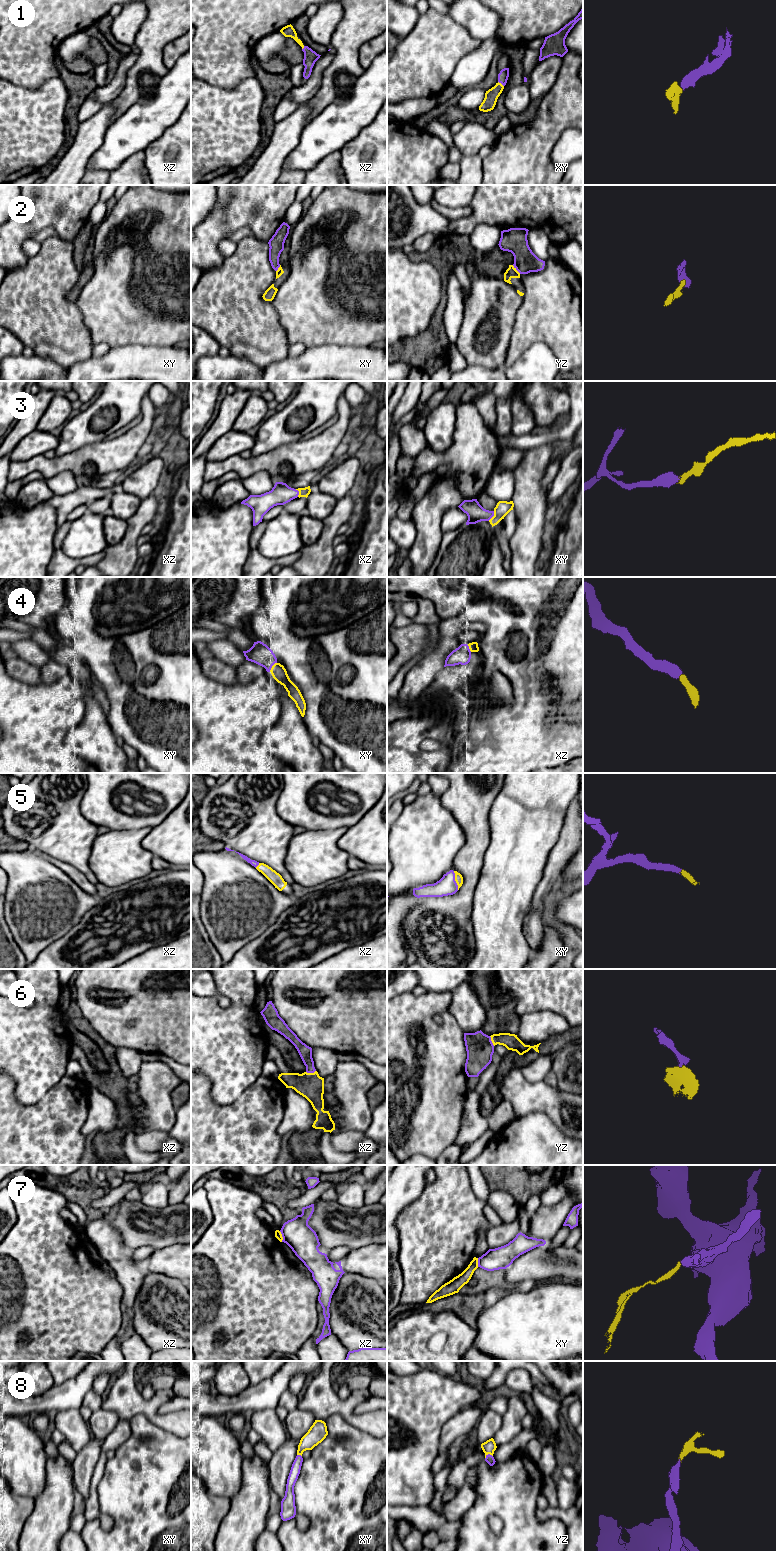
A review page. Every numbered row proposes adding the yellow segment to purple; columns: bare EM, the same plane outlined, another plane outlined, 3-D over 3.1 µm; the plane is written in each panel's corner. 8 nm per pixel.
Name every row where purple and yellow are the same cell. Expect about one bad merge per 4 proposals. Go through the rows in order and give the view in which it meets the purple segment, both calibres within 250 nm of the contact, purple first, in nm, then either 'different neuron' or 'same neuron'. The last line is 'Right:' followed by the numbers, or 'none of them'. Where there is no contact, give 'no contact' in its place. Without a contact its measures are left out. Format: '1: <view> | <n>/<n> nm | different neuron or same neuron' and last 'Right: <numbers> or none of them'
1: xy | 80/110 nm | same neuron
2: yz | 200/90 nm | different neuron
3: xy | 150/120 nm | same neuron
4: xy | 170/120 nm | same neuron
5: xy | 150/60 nm | same neuron
6: xz | 110/200 nm | same neuron
7: xz | 240/60 nm | different neuron
8: yz | 70/110 nm | same neuron
Right: 1, 3, 4, 5, 6, 8

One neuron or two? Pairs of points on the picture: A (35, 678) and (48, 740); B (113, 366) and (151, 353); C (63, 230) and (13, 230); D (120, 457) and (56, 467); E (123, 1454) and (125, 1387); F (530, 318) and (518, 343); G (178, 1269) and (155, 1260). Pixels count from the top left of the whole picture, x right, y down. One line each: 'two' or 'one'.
A: two
B: one
C: one
D: one
E: two
F: one
G: one

